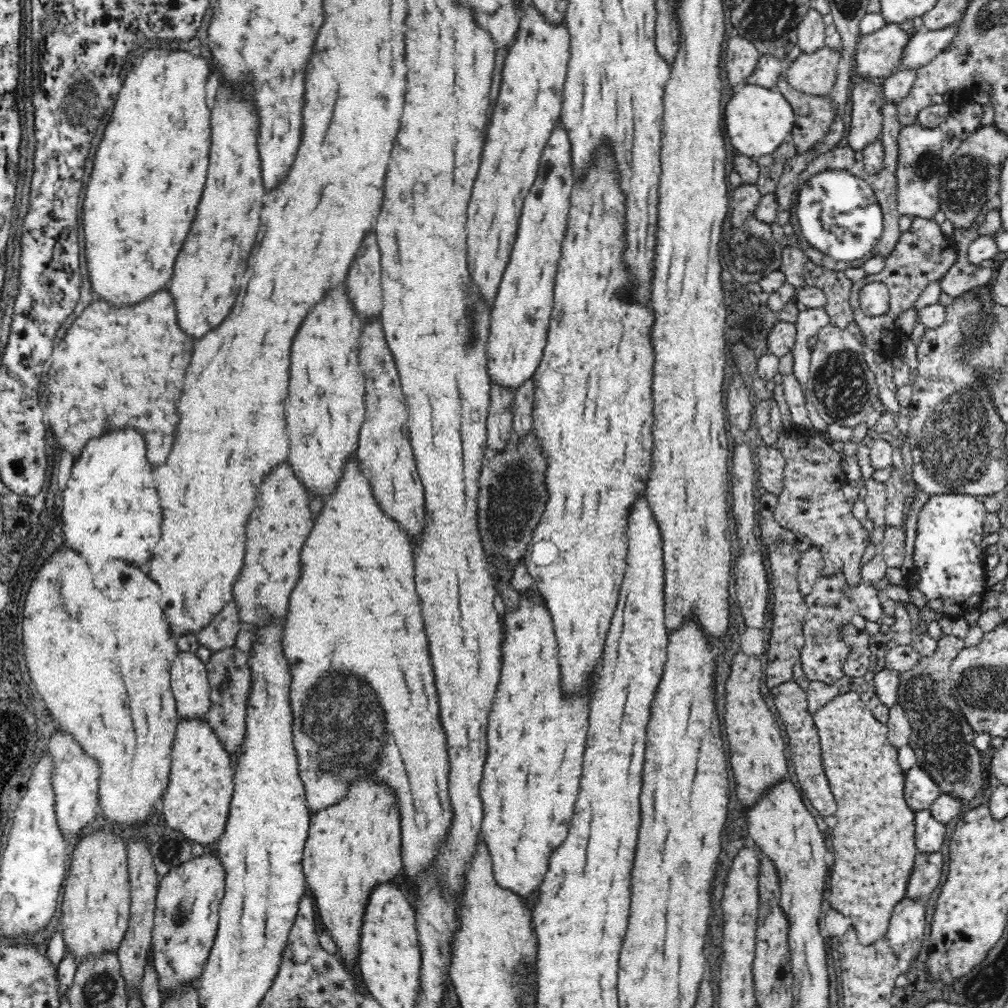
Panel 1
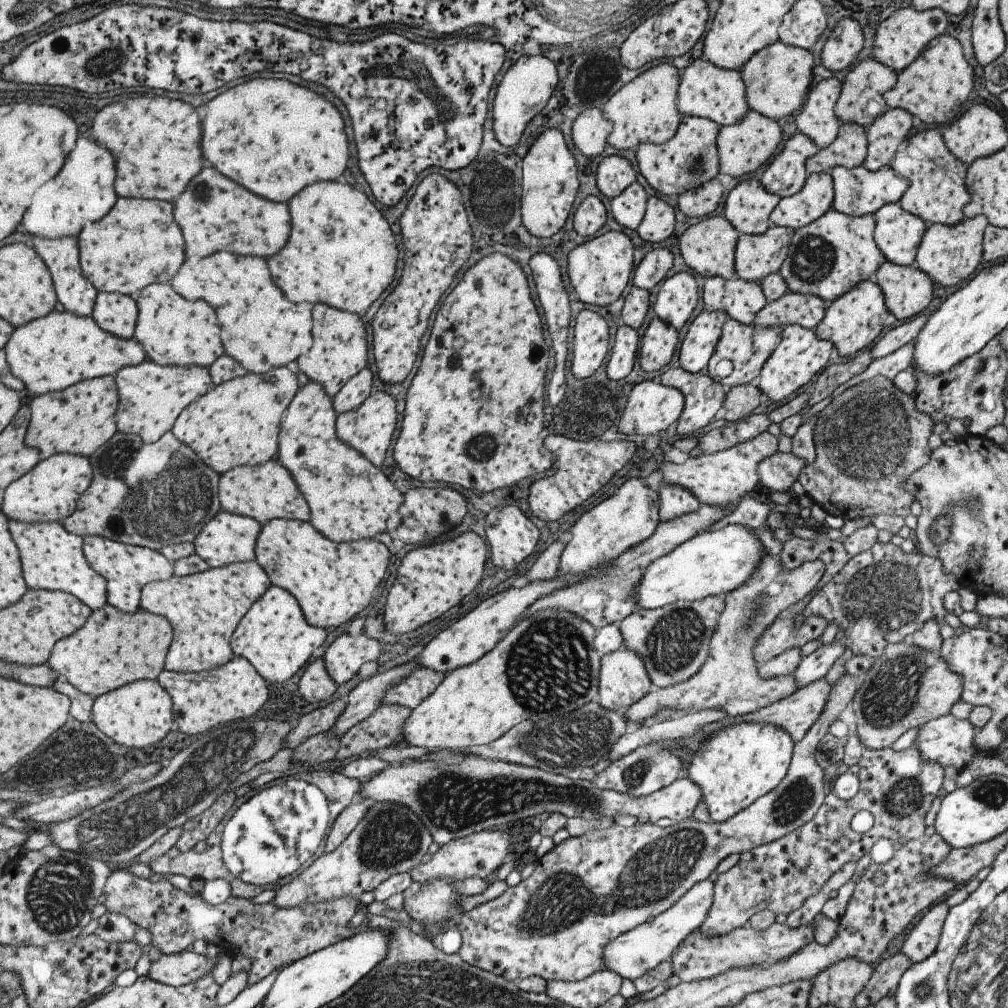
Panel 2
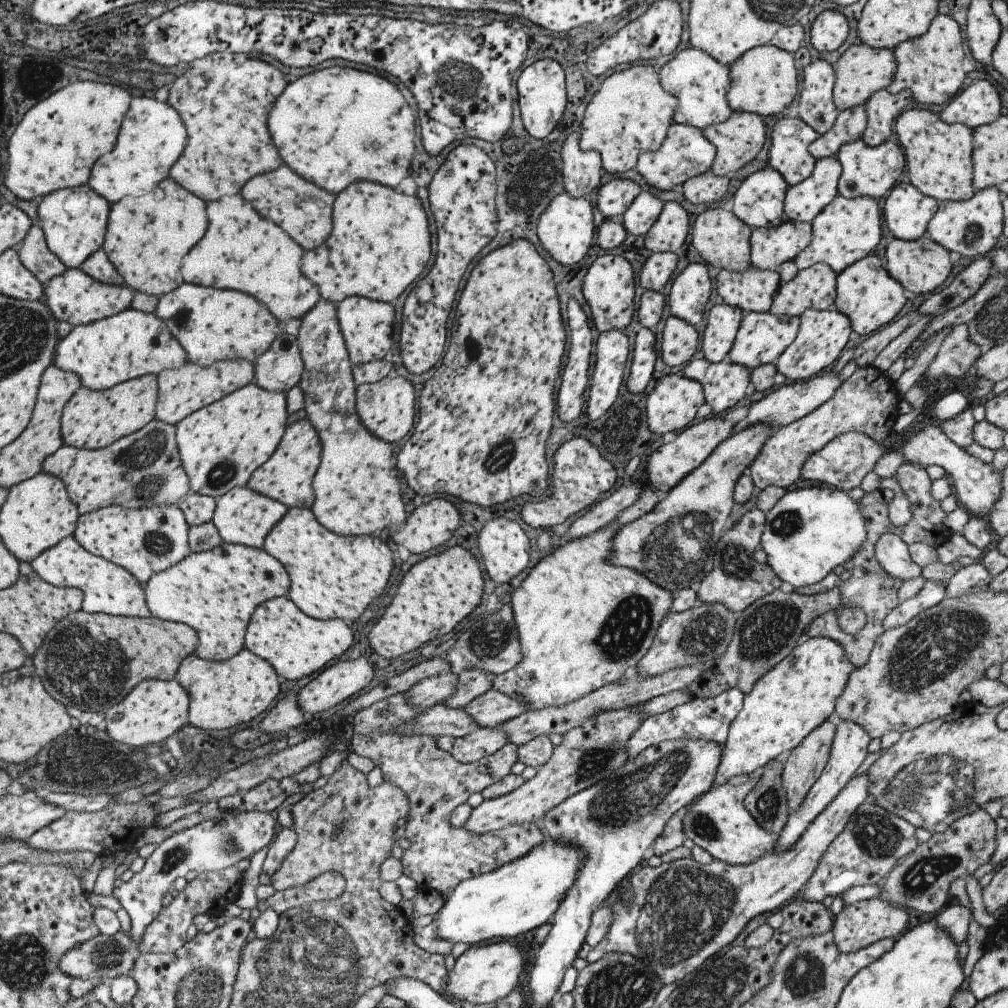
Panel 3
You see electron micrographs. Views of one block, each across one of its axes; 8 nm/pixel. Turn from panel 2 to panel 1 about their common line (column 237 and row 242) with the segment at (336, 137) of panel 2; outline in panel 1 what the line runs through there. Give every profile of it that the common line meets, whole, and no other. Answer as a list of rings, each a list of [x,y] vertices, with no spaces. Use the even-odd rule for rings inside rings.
[[[148,48],[118,94],[112,118],[94,156],[94,172],[84,200],[86,262],[94,297],[118,307],[136,304],[164,288],[172,276],[172,264],[196,216],[210,154],[210,110],[206,106],[206,80],[210,64],[192,52]]]

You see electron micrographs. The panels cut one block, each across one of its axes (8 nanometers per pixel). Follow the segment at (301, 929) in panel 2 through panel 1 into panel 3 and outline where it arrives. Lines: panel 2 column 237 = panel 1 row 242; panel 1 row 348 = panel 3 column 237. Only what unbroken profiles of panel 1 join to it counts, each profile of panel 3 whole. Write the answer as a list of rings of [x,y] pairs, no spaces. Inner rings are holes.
[[[230,866],[226,870],[220,870],[220,872],[206,872],[201,873],[198,878],[187,882],[185,888],[178,891],[178,895],[171,898],[170,904],[167,904],[163,910],[156,916],[156,919],[144,930],[142,934],[142,940],[138,942],[135,947],[137,954],[166,954],[172,953],[173,951],[179,950],[187,942],[186,934],[189,926],[193,924],[193,919],[197,915],[209,915],[212,920],[222,918],[223,913],[228,904],[236,902],[240,890],[242,889],[243,874],[245,871],[240,871],[236,866]]]

